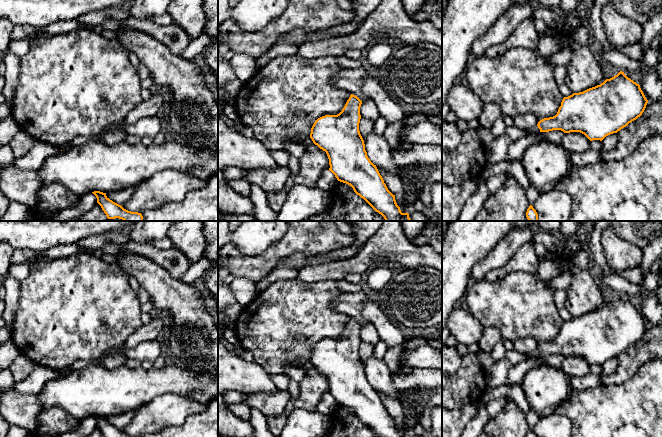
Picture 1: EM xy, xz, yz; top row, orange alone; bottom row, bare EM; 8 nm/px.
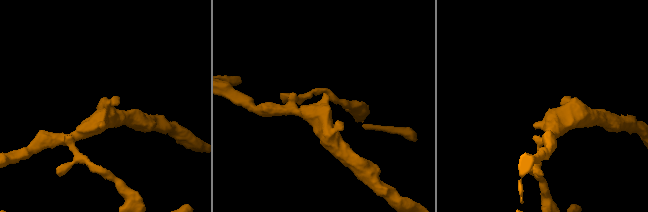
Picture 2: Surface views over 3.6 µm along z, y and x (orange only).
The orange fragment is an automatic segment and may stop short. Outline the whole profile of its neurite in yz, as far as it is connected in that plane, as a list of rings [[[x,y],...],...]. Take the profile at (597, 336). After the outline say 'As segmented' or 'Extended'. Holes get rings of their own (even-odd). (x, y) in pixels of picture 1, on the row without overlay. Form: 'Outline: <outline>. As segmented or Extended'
Outline: [[[620,295],[600,309],[564,321],[555,340],[540,344],[535,351],[529,352],[525,356],[532,359],[553,354],[561,354],[564,357],[580,356],[590,365],[602,365],[606,360],[617,357],[640,341],[647,327],[648,324],[640,309]]]. Extended

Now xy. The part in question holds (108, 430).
Outline: [[[94,415],[92,417],[96,420],[97,427],[101,430],[104,437],[138,437],[124,433],[121,429],[110,424],[106,420],[106,417],[100,415]]]. As segmented

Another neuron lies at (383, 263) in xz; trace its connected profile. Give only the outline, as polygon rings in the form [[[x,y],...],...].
[[[381,260],[377,266],[381,266],[381,267],[387,267],[387,268],[390,268],[394,271],[398,271],[398,270],[402,270],[403,267],[397,263],[394,263],[394,262],[391,262],[391,261],[388,261],[388,260]]]

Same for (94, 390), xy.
[[[91,363],[81,370],[71,370],[46,383],[36,397],[44,410],[59,407],[81,421],[94,415],[108,417],[125,414],[167,393],[189,396],[200,403],[209,402],[218,397],[218,373],[196,373],[168,365],[149,370],[143,369],[142,366],[131,369],[123,365],[109,370]]]

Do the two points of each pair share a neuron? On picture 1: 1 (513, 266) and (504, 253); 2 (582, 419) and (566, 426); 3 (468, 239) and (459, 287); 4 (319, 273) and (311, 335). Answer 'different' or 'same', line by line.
1: different
2: different
3: same
4: different

